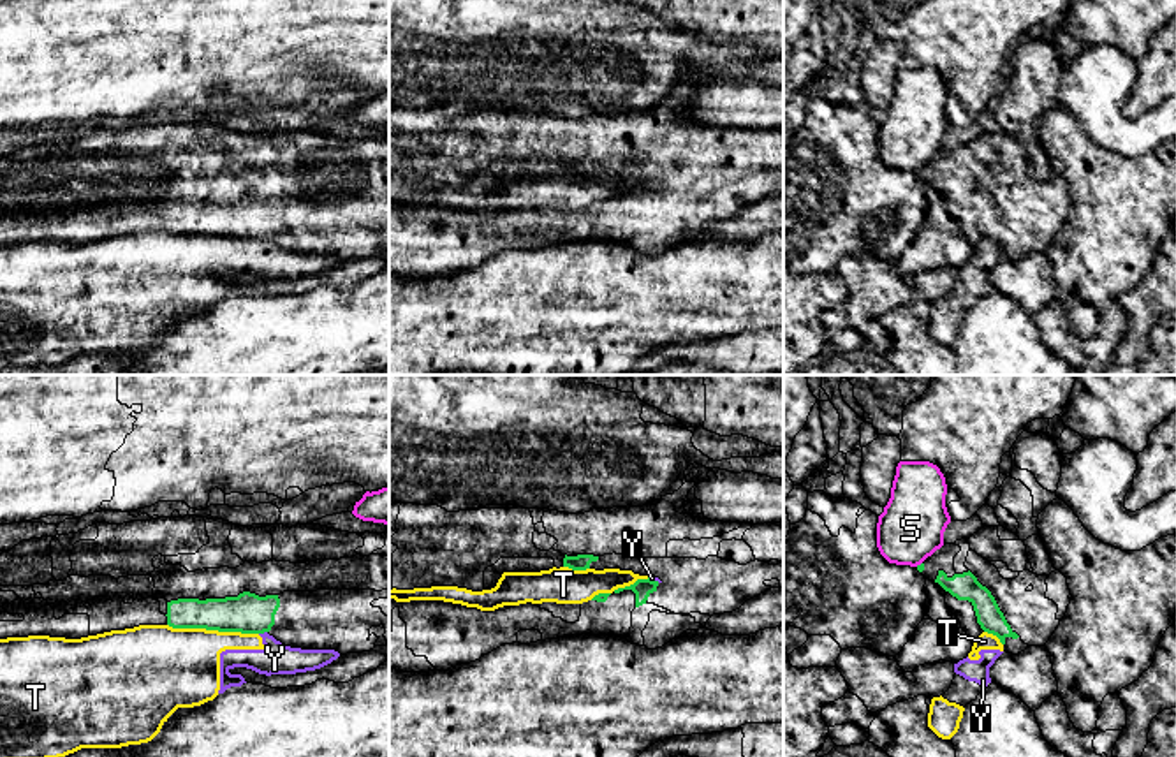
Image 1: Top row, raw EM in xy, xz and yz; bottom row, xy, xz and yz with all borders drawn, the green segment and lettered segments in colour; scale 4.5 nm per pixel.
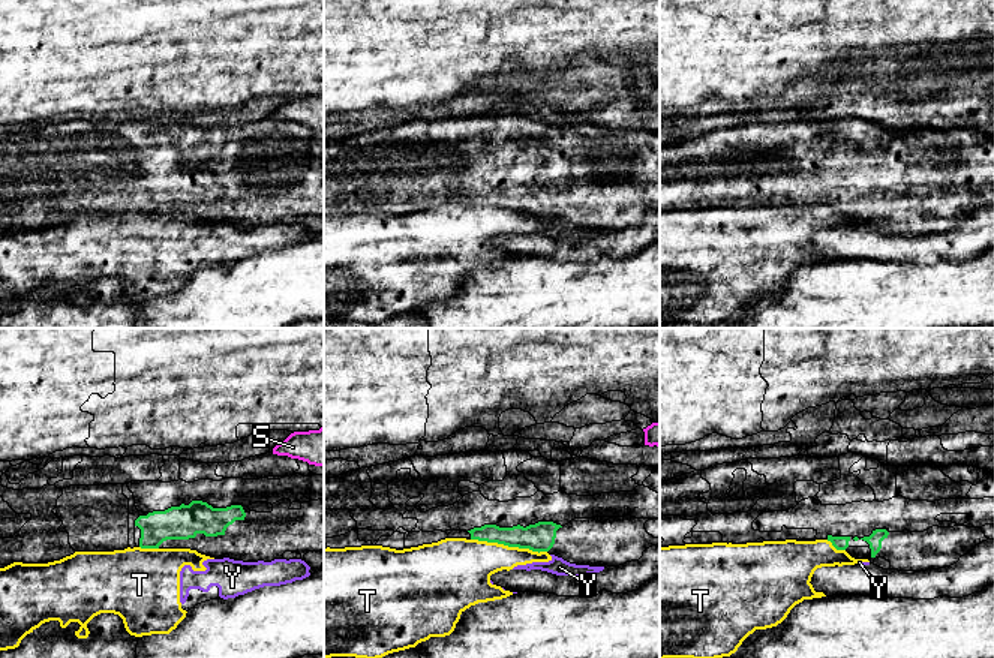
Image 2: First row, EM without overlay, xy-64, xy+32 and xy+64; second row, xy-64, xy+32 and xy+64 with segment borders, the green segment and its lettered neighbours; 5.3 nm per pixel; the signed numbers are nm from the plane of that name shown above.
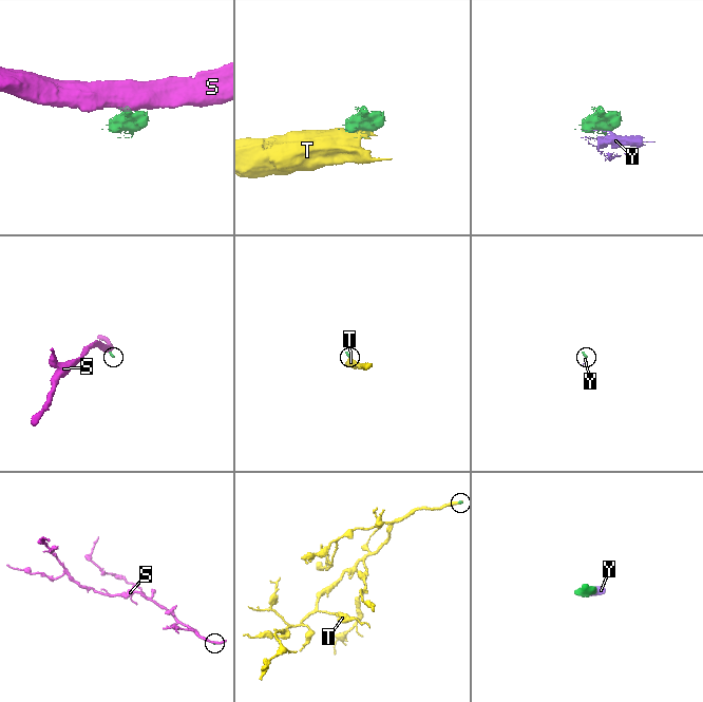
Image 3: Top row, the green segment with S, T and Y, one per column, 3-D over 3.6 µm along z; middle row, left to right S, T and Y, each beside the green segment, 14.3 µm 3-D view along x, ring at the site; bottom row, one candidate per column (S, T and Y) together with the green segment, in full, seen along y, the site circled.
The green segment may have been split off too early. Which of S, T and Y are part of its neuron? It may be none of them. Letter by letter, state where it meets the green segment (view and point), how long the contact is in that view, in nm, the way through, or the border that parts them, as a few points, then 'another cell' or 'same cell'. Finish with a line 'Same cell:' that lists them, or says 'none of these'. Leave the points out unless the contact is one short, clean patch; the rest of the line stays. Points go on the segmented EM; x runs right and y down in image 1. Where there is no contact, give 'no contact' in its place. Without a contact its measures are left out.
S: meets green in yz at (918, 565); contact 40 nm long; border along yz (921, 562), (916, 565); another cell
T: meets green in xy at (213, 629); contact 420 nm long; another cell
Y: meets green in xy at (263, 632); contact 40 nm long; border along xy (266, 631), (259, 634); another cell
Same cell: none of these

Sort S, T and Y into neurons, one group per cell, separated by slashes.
S / T Y

